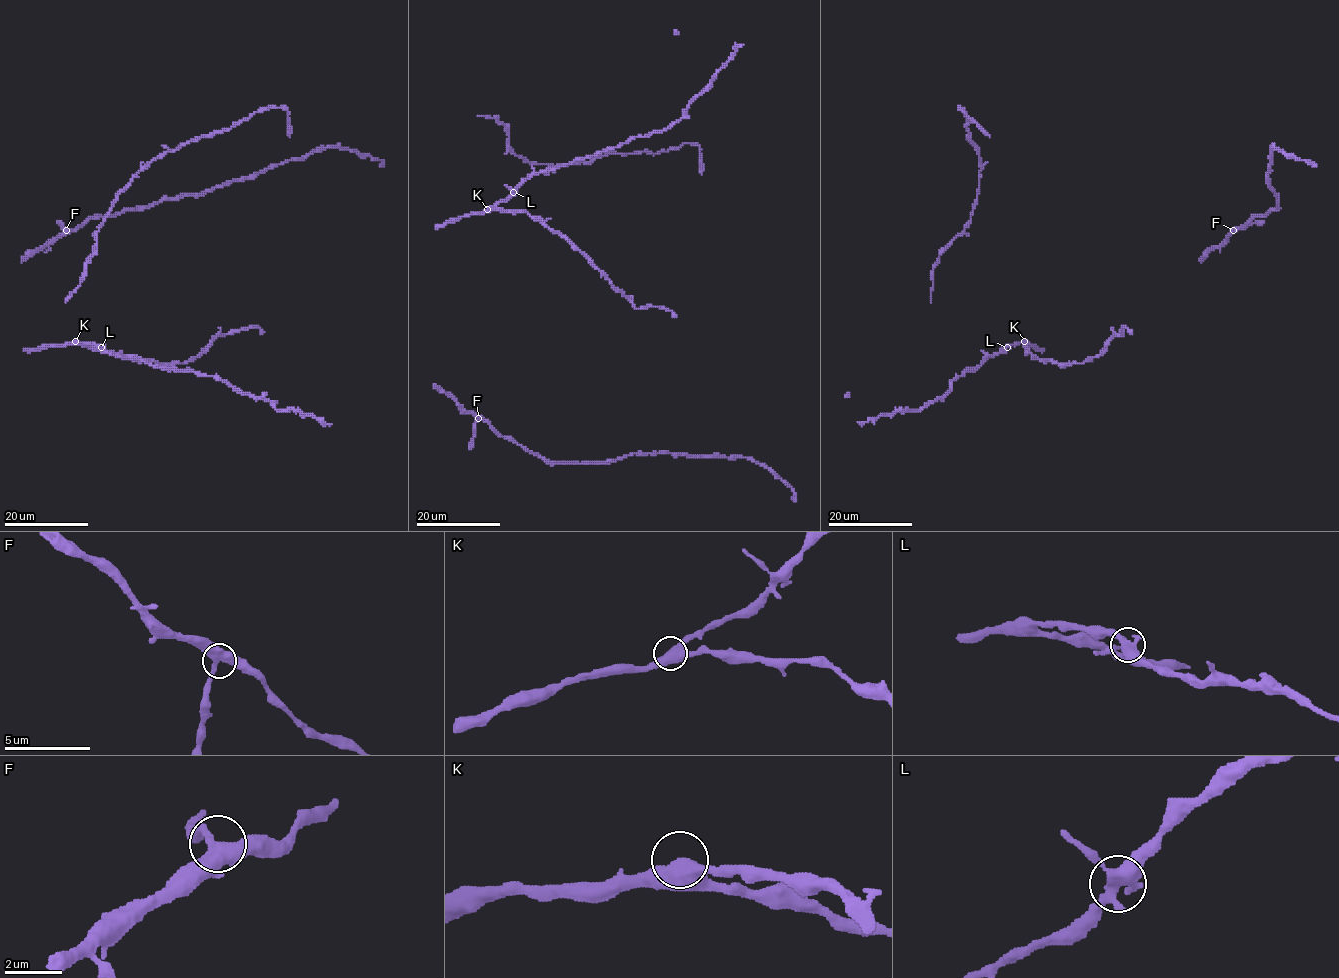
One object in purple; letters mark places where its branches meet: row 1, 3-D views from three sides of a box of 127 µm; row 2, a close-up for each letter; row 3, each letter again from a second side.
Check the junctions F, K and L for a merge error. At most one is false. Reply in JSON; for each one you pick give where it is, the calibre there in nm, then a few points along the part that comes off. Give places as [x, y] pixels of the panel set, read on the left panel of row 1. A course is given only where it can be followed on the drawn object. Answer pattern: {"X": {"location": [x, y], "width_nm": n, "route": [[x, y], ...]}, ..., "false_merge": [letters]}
{"false_merge": []}

